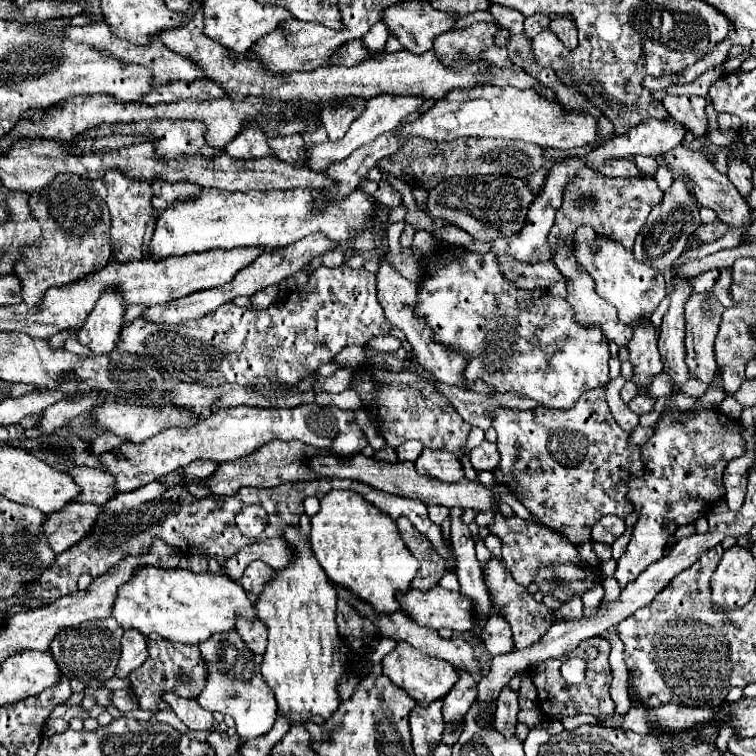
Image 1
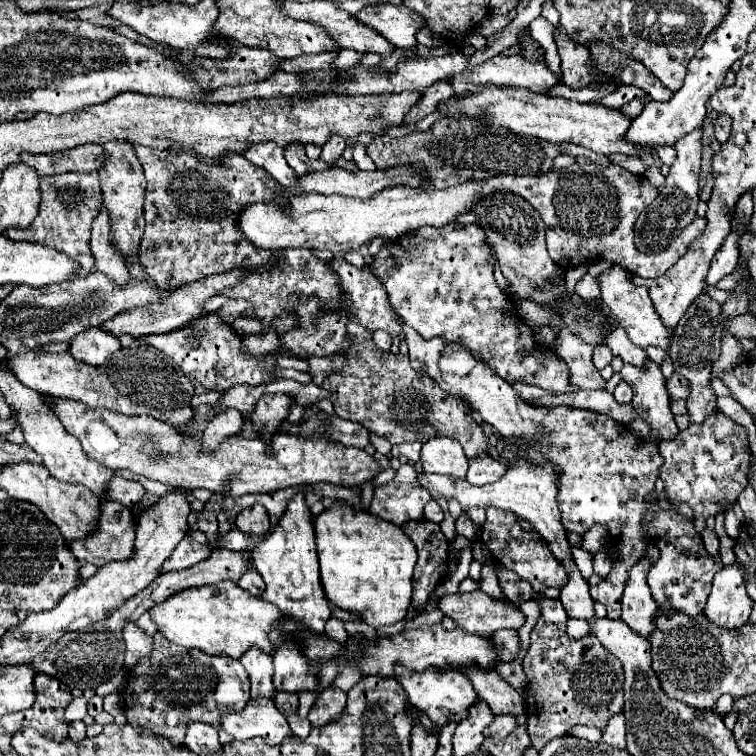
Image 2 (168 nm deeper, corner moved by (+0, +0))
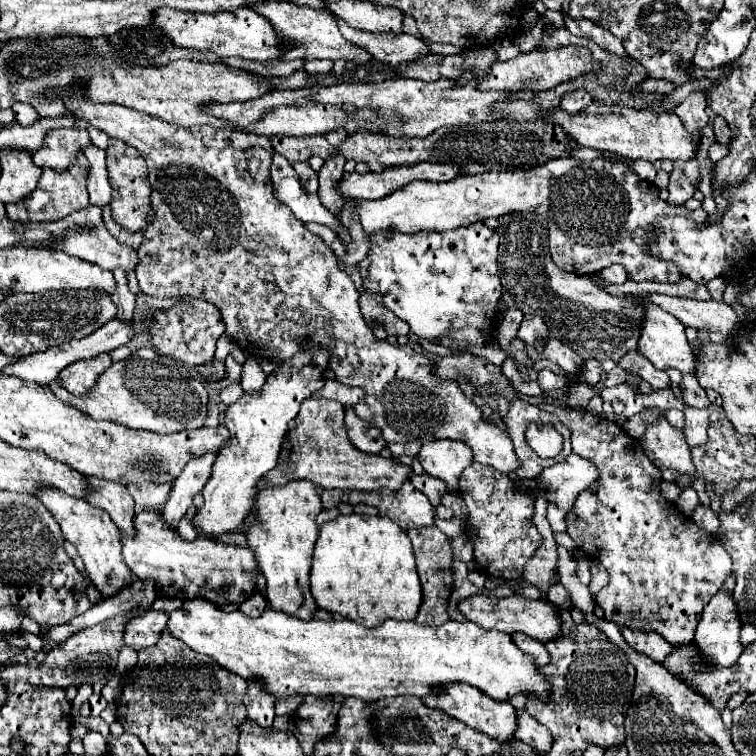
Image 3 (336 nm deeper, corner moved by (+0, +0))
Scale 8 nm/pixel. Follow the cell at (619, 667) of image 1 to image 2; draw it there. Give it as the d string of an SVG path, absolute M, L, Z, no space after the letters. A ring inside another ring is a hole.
M615 714L607 726L601 730L603 734L603 740L607 744L613 744L617 748L625 748L625 734L627 734L627 728L625 728L625 716L623 714Z

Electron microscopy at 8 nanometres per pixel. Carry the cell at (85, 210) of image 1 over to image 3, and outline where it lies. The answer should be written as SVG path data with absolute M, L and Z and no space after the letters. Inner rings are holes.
M83 152L77 156L77 160L63 172L45 168L41 174L41 180L37 184L37 188L23 200L7 208L7 218L11 218L13 222L53 222L59 220L63 216L73 214L79 208L89 206L89 196L87 196L87 158L83 156Z

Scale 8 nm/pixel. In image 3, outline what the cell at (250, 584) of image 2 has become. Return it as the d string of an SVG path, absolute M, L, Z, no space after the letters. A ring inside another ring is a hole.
M253 592L253 594L239 606L239 610L241 610L243 614L249 614L251 618L257 618L257 616L263 614L267 608L269 608L269 604L267 604L267 600L265 600L259 592Z

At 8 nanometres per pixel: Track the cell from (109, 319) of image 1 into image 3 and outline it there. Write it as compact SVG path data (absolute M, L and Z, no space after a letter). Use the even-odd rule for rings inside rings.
M101 354L91 360L79 360L67 368L63 368L59 372L57 380L69 394L83 396L83 394L91 392L91 386L95 384L99 374L103 374L103 370L107 370L107 366L111 366L109 354Z

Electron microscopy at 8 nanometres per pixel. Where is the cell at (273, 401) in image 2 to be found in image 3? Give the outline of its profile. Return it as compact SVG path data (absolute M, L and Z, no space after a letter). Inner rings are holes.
M311 342L289 360L267 376L263 388L253 394L243 394L233 402L225 412L225 426L229 428L229 442L219 450L219 456L213 464L211 478L203 488L205 504L197 510L193 526L203 536L217 538L225 532L235 532L243 526L243 520L253 508L257 494L257 482L277 466L279 450L287 434L287 424L299 412L303 400L311 398L317 390L323 388L323 372L329 368L331 352L325 346L313 346Z

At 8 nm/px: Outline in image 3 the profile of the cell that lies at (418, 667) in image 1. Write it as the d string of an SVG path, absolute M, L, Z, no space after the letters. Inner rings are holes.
M461 682L455 684L447 684L447 690L443 690L441 696L427 696L423 698L425 706L431 706L433 710L439 708L443 712L447 712L449 716L453 716L455 720L487 734L489 738L497 740L497 742L509 742L517 730L517 710L509 704L509 702L495 702L491 698L487 698L485 694L481 694L481 690L475 690L475 686L467 686Z

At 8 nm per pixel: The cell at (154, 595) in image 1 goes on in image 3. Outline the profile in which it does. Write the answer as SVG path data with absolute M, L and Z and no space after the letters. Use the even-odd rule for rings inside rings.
M203 598L185 600L183 606L169 616L169 630L175 638L183 640L195 652L211 656L229 672L235 672L249 682L263 682L263 688L267 688L267 694L275 694L275 700L295 694L311 694L315 698L339 694L345 698L353 696L363 702L377 702L399 694L413 694L423 698L429 694L441 694L441 690L449 682L467 682L497 702L509 702L509 698L515 694L535 696L545 704L551 702L551 684L543 680L543 674L539 672L535 660L515 646L511 634L499 630L483 630L473 622L451 620L443 626L419 626L417 622L387 620L379 628L365 628L351 620L305 622L271 608L267 610L267 614L253 620L241 610L223 612L219 606Z

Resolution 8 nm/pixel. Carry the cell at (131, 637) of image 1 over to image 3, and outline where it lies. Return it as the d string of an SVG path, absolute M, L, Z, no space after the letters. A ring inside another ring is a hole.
M147 610L145 614L133 618L125 626L125 644L133 646L135 650L143 650L153 646L159 638L163 628L167 626L169 614L157 612L157 610Z

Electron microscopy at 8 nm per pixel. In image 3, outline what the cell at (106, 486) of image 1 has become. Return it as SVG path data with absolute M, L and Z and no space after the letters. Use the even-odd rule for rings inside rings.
M127 484L129 494L133 496L137 508L159 510L167 502L167 494L171 492L171 484Z

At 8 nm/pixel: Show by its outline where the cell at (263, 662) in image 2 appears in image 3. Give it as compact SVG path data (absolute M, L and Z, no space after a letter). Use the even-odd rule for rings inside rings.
M249 682L249 690L243 696L243 704L247 706L247 720L253 720L263 728L271 728L275 718L275 712L273 712L275 698L263 692L259 682Z

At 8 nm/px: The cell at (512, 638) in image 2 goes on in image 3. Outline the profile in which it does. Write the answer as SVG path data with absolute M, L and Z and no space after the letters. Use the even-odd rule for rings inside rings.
M513 634L513 640L517 642L517 646L519 646L525 654L531 654L531 656L537 660L539 666L547 666L547 662L551 660L549 654L547 654L547 650L545 650L545 646L543 646L543 642L539 642L539 640L535 640L535 638L529 638L529 636L525 636L525 634Z

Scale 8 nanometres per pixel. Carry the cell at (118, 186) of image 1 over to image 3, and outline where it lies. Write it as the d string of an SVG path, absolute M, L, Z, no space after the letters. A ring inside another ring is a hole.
M109 140L109 146L105 152L107 152L109 184L113 188L113 198L111 198L113 220L131 232L137 232L145 226L145 218L151 208L151 200L149 200L151 186L147 178L145 160L135 148L129 148L125 142L119 142L119 140Z

